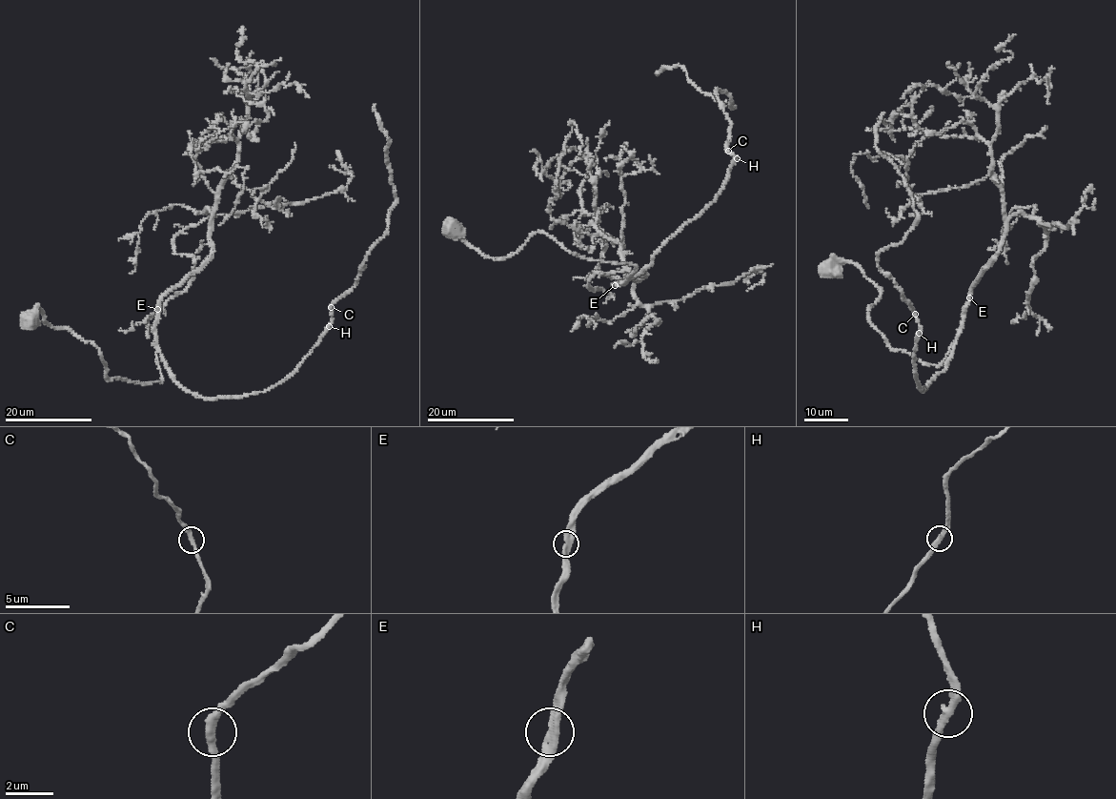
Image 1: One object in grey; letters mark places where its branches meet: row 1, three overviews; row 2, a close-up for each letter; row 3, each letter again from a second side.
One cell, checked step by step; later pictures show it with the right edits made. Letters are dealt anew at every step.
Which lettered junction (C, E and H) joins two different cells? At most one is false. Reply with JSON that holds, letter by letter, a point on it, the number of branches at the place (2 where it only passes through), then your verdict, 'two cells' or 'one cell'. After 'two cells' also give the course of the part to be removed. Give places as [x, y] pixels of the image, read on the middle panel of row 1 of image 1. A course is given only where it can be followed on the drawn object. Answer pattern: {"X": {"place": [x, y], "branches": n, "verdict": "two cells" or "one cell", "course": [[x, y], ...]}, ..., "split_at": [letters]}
{"C": {"place": [728, 151], "branches": 2, "verdict": "one cell"}, "E": {"place": [615, 285], "branches": 2, "verdict": "one cell"}, "H": {"place": [737, 158], "branches": 2, "verdict": "one cell"}, "split_at": []}

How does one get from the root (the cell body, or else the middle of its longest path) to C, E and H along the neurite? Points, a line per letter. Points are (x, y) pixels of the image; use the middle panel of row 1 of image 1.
C: (452, 230), (493, 258), (542, 233), (582, 256), (635, 264), (628, 279), (715, 201), (736, 158), (727, 151)
E: (452, 230), (493, 258), (508, 257), (538, 232), (582, 256), (635, 264), (626, 280), (615, 285)
H: (452, 230), (493, 258), (508, 257), (542, 233), (582, 256), (635, 264), (628, 279), (714, 202), (736, 158)

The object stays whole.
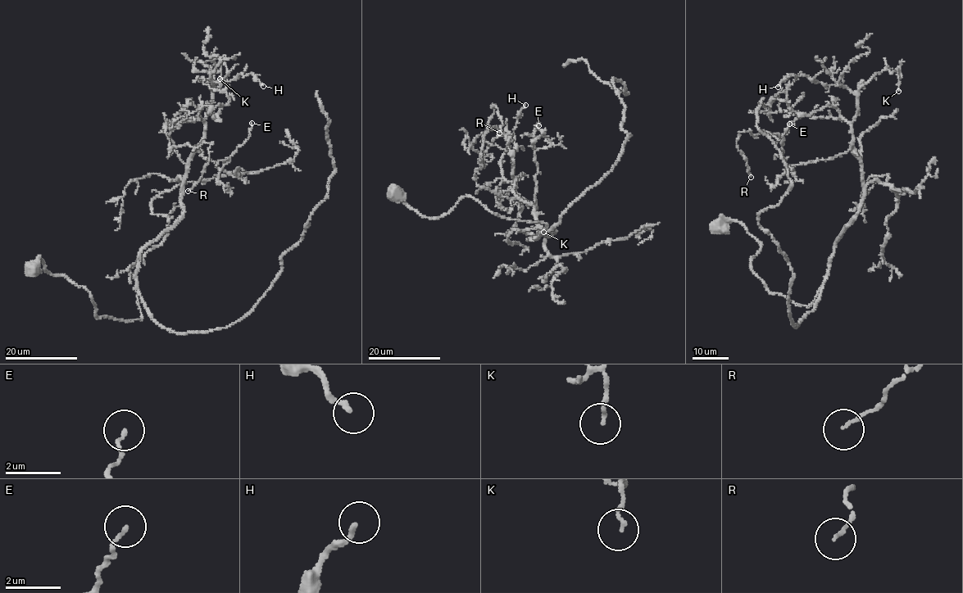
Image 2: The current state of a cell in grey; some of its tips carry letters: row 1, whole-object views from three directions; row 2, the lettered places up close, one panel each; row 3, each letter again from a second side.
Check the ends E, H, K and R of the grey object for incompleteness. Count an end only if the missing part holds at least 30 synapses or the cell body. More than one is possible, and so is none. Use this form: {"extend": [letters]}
{"extend": []}

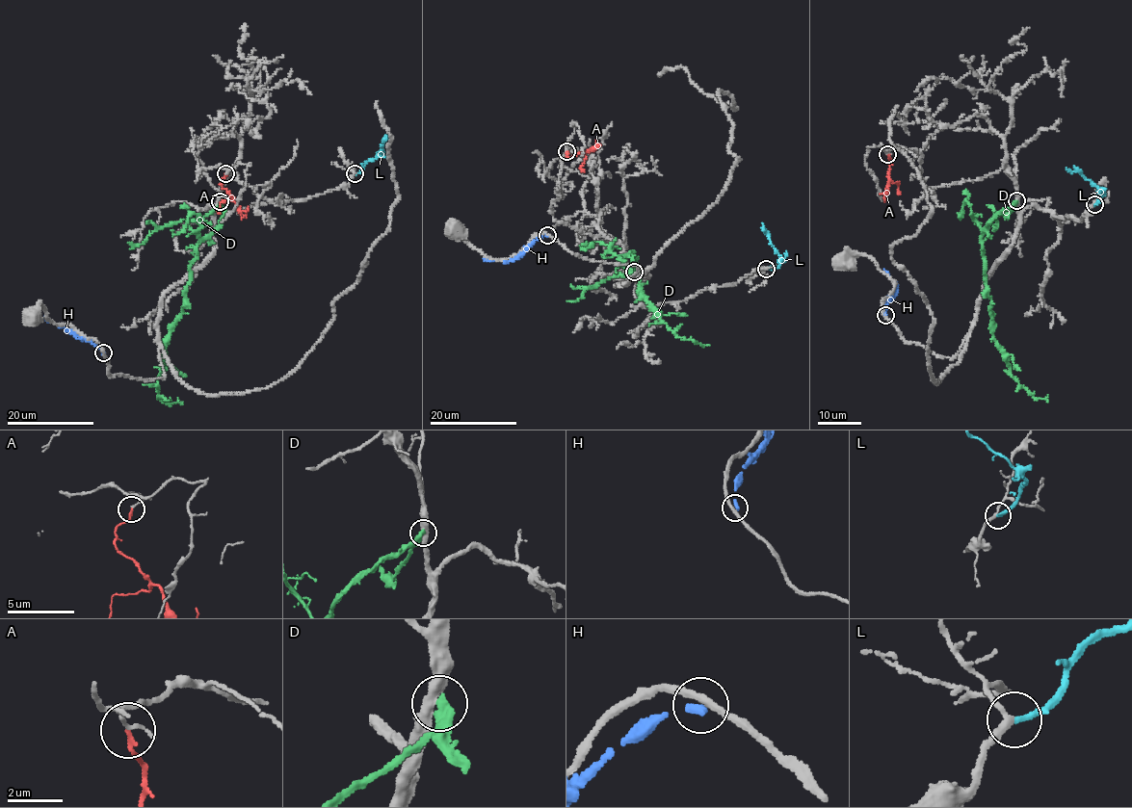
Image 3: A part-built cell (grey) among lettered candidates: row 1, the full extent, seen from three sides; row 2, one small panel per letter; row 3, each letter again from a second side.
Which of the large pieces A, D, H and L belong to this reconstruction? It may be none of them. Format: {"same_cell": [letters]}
{"same_cell": ["L"]}

